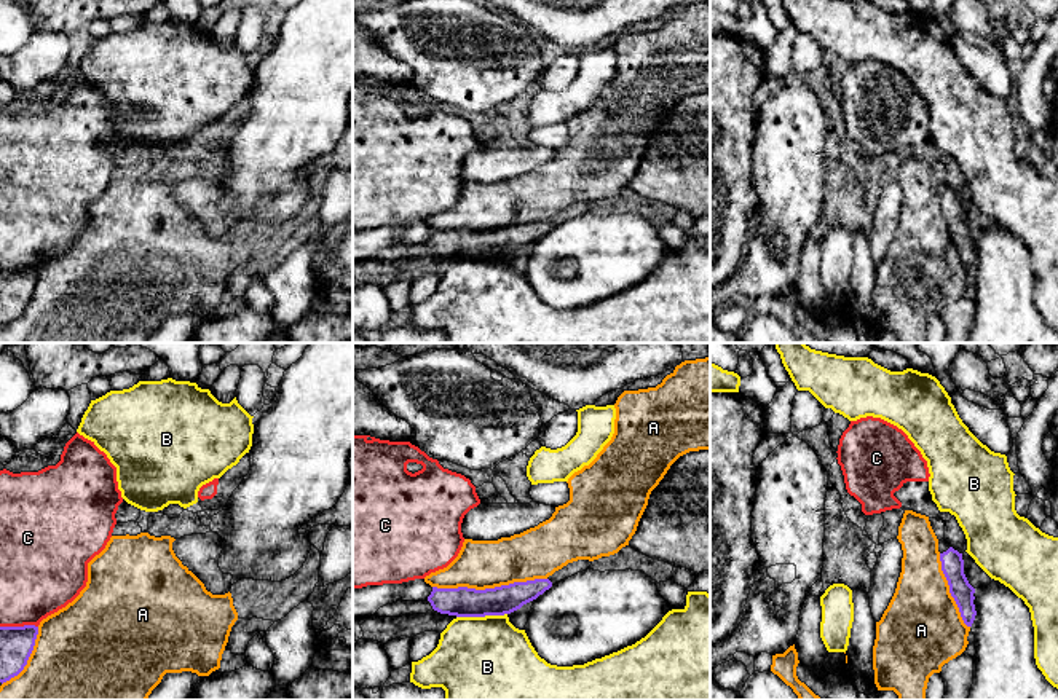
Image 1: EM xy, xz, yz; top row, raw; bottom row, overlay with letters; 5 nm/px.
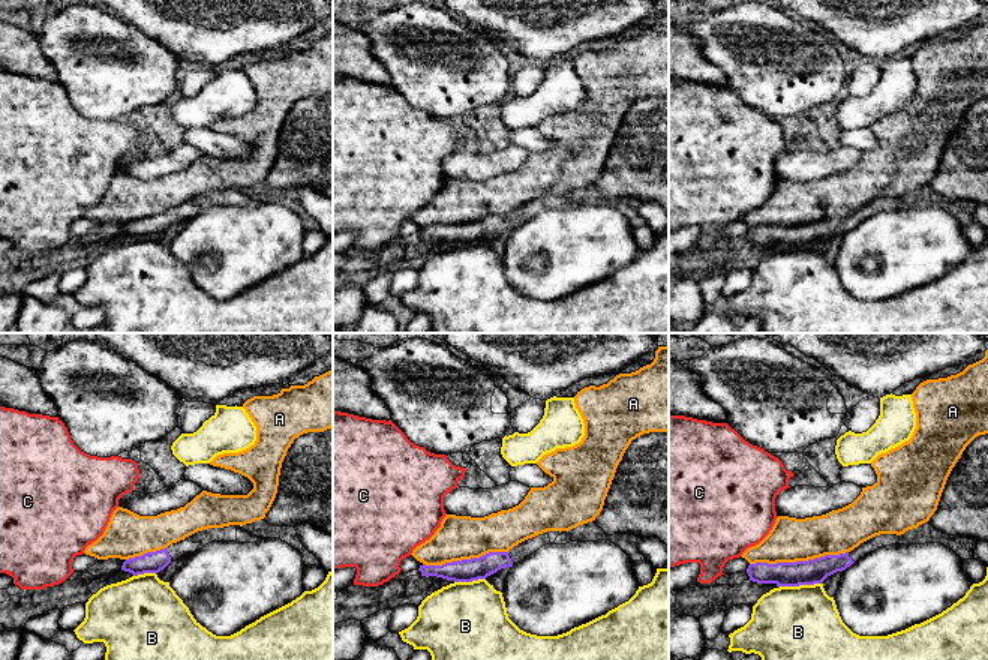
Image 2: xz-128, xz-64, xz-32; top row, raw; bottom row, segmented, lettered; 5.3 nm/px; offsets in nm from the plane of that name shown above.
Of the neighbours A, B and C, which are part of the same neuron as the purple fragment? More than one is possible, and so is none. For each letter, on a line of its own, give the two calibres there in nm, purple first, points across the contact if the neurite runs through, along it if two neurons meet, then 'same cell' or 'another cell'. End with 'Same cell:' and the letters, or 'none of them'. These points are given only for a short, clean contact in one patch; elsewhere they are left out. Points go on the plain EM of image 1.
A: 150 nm thick on the purple side, 240 nm on the other; another cell
B: 150 nm thick on the purple side, 480 nm on the other; another cell
C: 180 nm thick on the purple side, 360 nm on the other; another cell
Same cell: none of them

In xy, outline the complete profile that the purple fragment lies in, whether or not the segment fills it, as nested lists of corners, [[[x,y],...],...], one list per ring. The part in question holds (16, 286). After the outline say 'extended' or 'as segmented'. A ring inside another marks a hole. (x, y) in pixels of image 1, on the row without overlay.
[[[0,269],[0,325],[18,319],[34,293],[38,269]]]; as segmented

